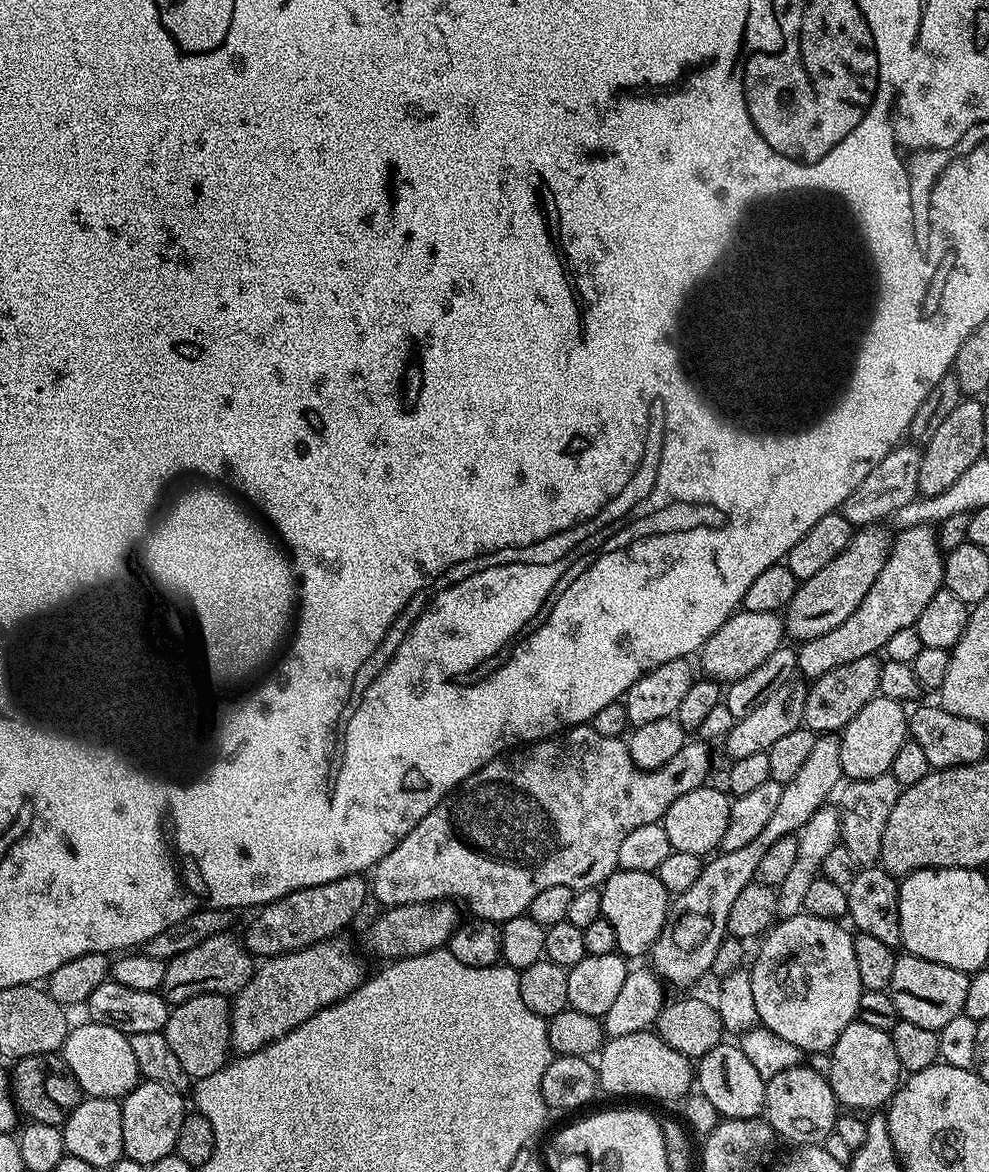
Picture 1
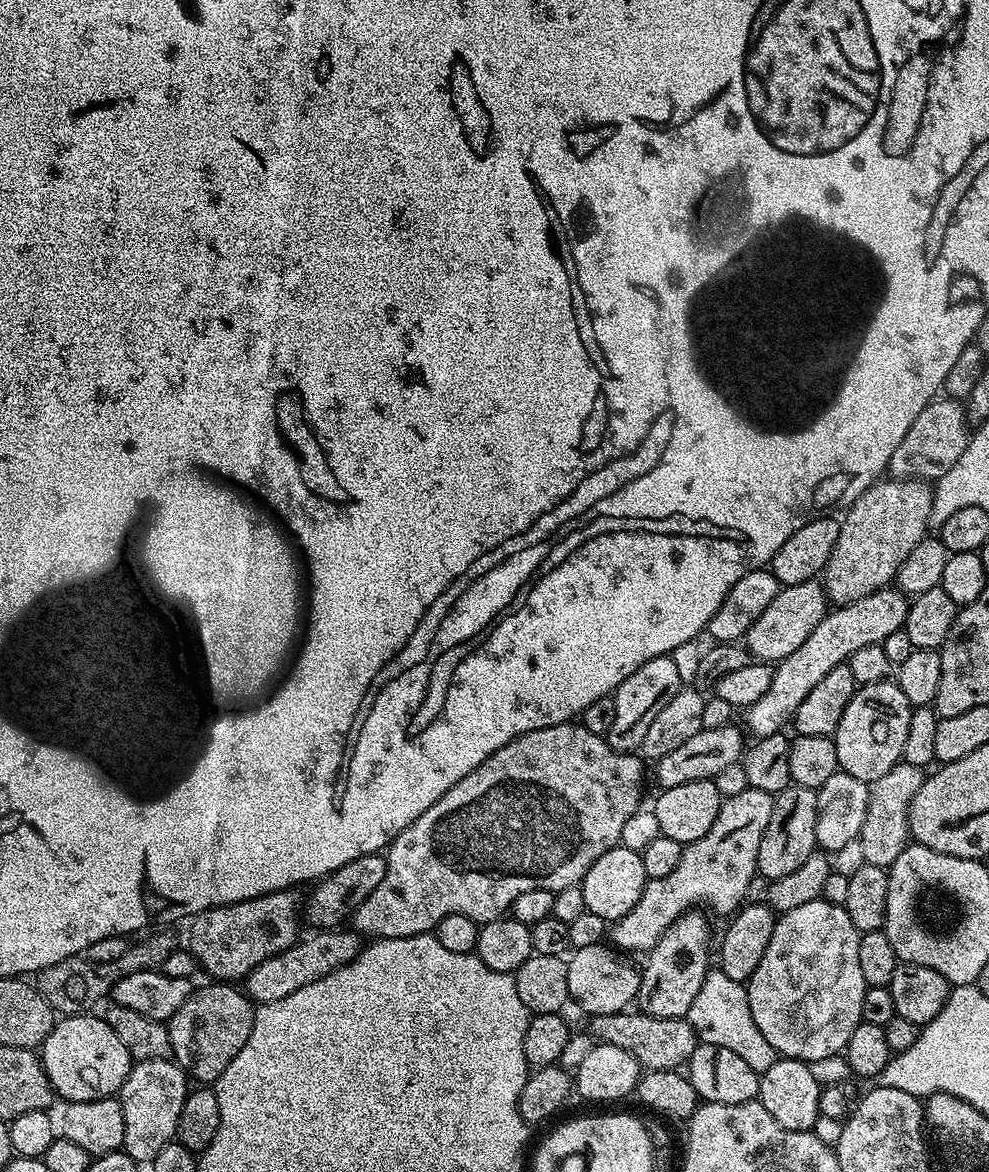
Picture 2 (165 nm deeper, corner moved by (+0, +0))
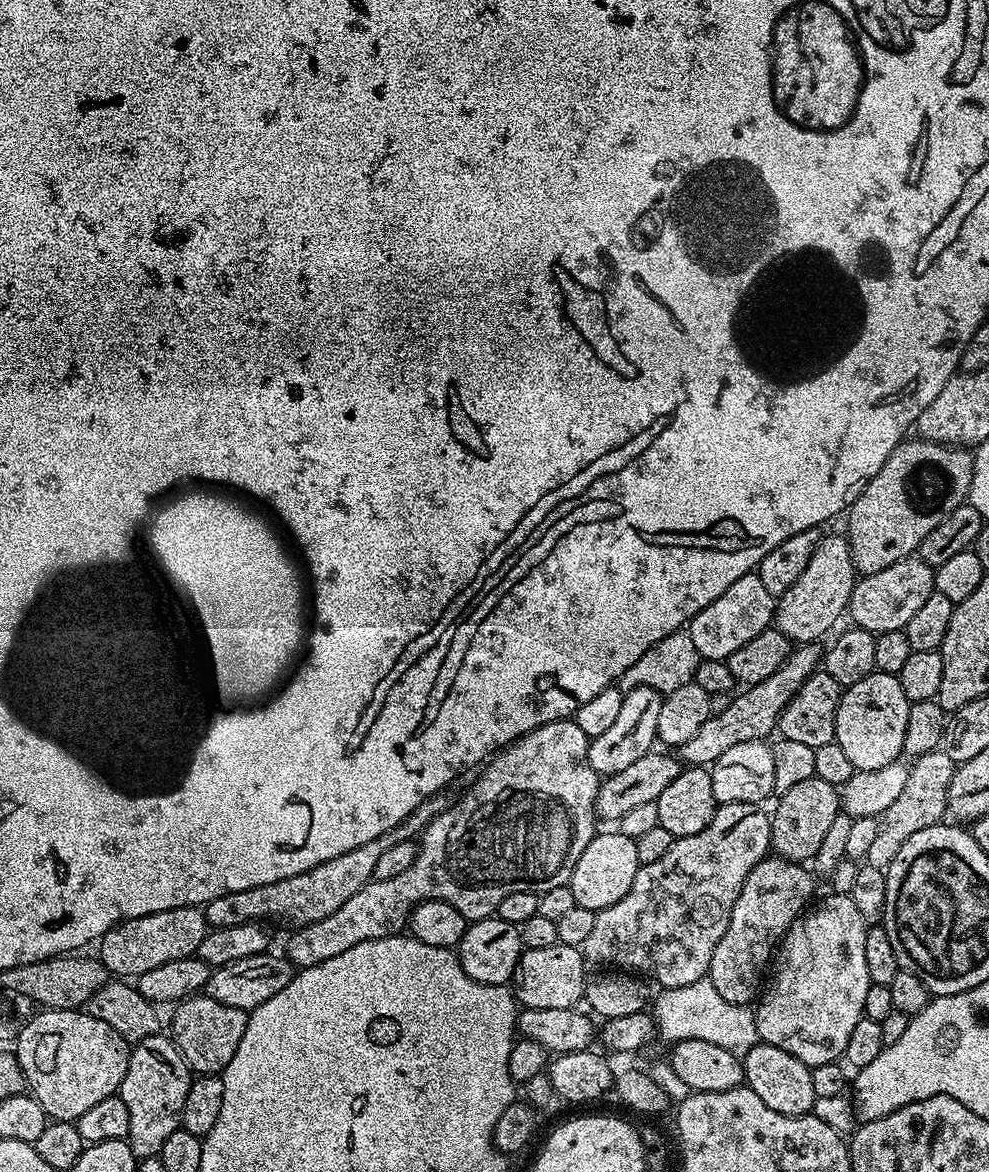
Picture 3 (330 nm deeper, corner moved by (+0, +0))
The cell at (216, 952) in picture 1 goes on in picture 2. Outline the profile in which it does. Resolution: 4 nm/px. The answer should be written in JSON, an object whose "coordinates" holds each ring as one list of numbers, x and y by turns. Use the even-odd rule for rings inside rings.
{"coordinates":[[291,891,271,892,253,900,243,900,237,904,227,904,217,908,208,908,197,912,191,921,192,933,188,936,187,947,190,949,197,965,209,972,211,979,216,982,243,981,256,966,266,962,266,958,285,952,291,945,297,943,296,931,300,928,300,920,296,917,296,900]]}

